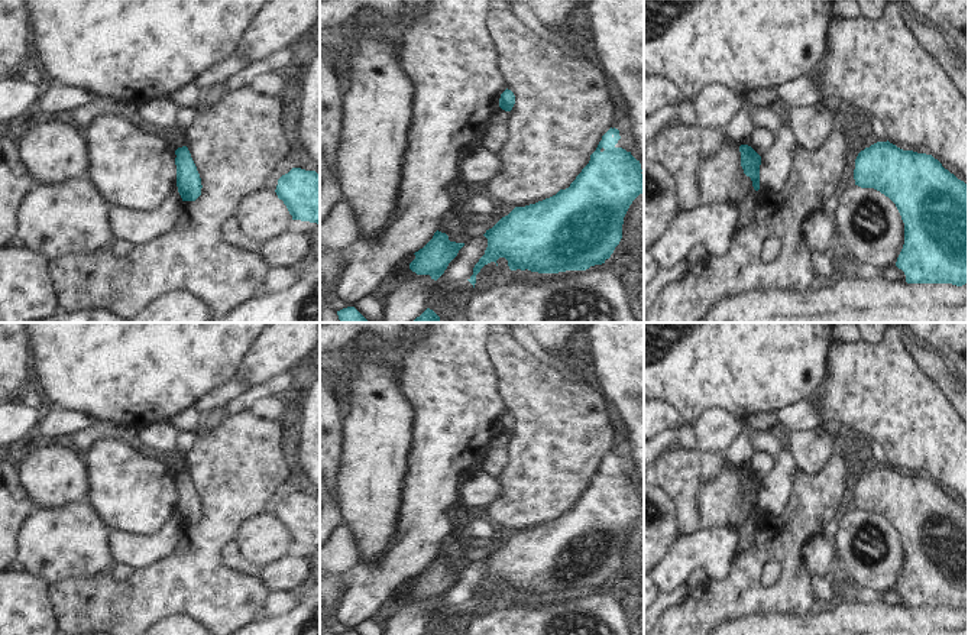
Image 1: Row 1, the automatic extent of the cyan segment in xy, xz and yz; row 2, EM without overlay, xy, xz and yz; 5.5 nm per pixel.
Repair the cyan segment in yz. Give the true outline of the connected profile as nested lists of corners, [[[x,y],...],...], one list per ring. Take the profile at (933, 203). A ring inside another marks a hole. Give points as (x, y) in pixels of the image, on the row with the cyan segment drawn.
[[[888,140],[877,142],[858,153],[855,159],[854,179],[855,185],[861,188],[874,188],[896,204],[904,223],[904,244],[897,257],[896,266],[904,272],[907,284],[952,284],[956,286],[968,284],[968,185],[964,181],[958,179],[954,174],[945,169],[932,155],[903,150]]]

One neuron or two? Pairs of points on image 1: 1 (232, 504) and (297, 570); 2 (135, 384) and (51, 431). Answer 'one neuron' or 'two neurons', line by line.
1: two neurons
2: two neurons

